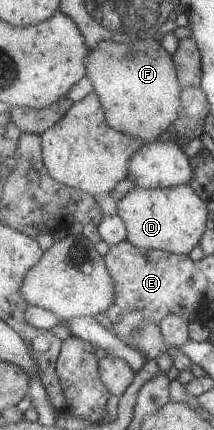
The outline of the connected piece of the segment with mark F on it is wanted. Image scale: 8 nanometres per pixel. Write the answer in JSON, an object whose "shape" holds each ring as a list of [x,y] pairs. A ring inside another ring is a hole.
{"shape":[[[137,39],[128,43],[101,41],[96,49],[90,51],[88,77],[93,81],[95,92],[101,99],[109,126],[116,131],[151,143],[157,142],[161,133],[165,133],[178,121],[185,111],[182,95],[184,88],[181,86],[173,56],[157,39]]]}

